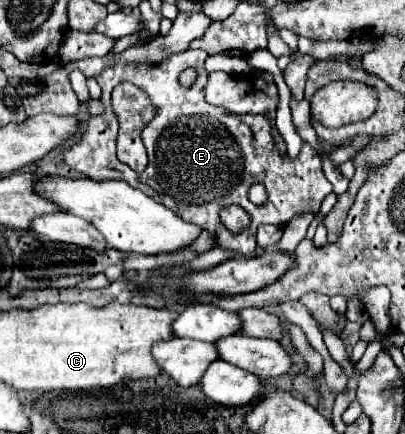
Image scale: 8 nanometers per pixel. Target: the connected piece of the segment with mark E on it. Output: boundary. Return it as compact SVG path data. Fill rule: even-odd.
M187 50L171 56L161 66L129 66L117 62L115 66L107 68L101 76L97 76L97 82L103 90L101 102L105 104L105 114L89 120L81 142L65 152L65 162L91 180L125 180L129 186L145 192L159 204L177 208L177 216L209 230L215 236L217 246L237 254L253 254L255 230L261 222L285 226L301 214L317 216L323 198L331 194L333 188L323 176L319 154L311 144L303 142L299 156L291 160L277 148L271 136L271 120L267 116L237 116L225 108L211 106L205 100L205 84L209 74L203 64L207 56L209 54L205 50ZM185 68L197 68L199 72L195 86L189 90L179 86L179 74ZM121 82L137 84L159 108L159 114L145 126L141 134L149 154L149 164L143 174L133 172L115 156L119 120L111 106L111 92ZM253 182L261 182L269 190L267 206L255 206L247 200L247 190ZM231 204L251 212L251 224L239 234L229 232L219 220L219 212Z

